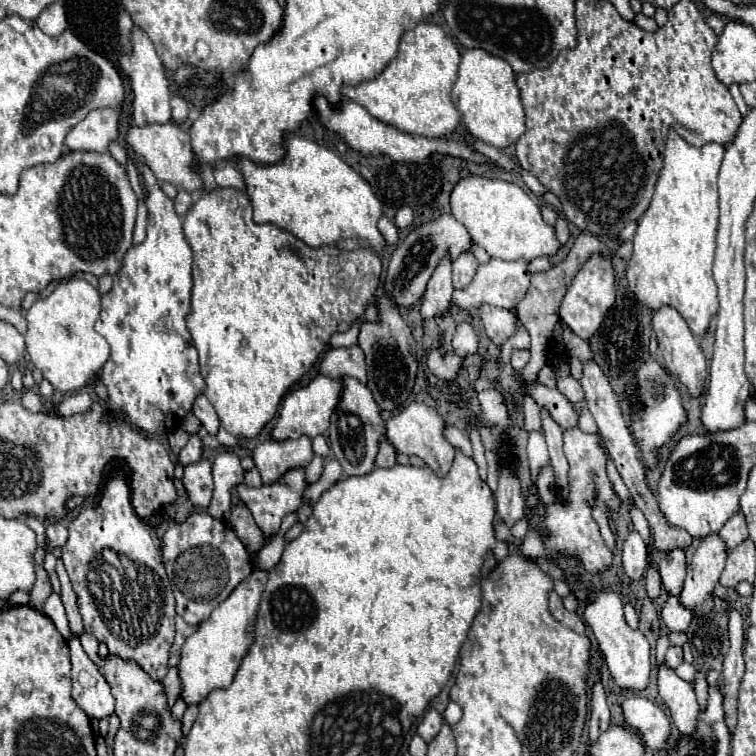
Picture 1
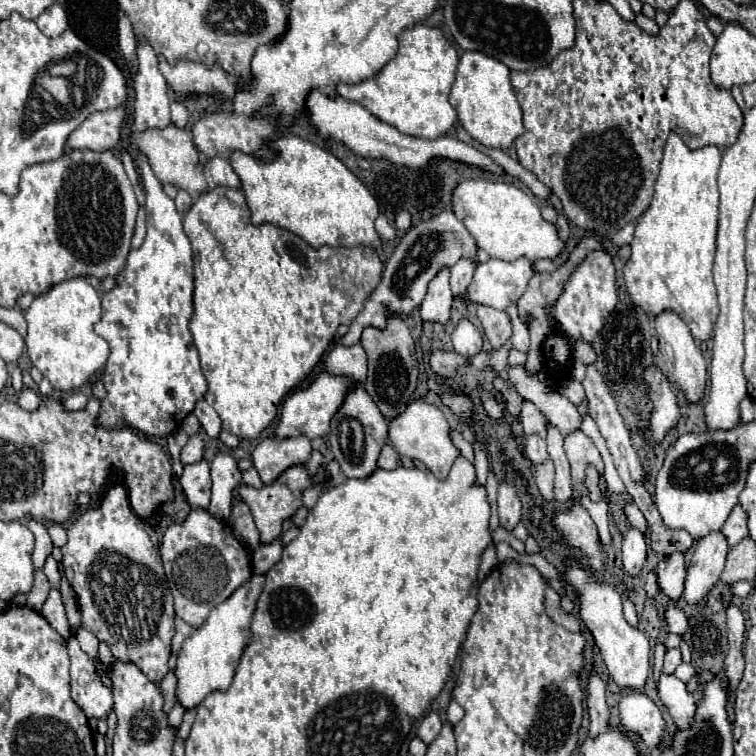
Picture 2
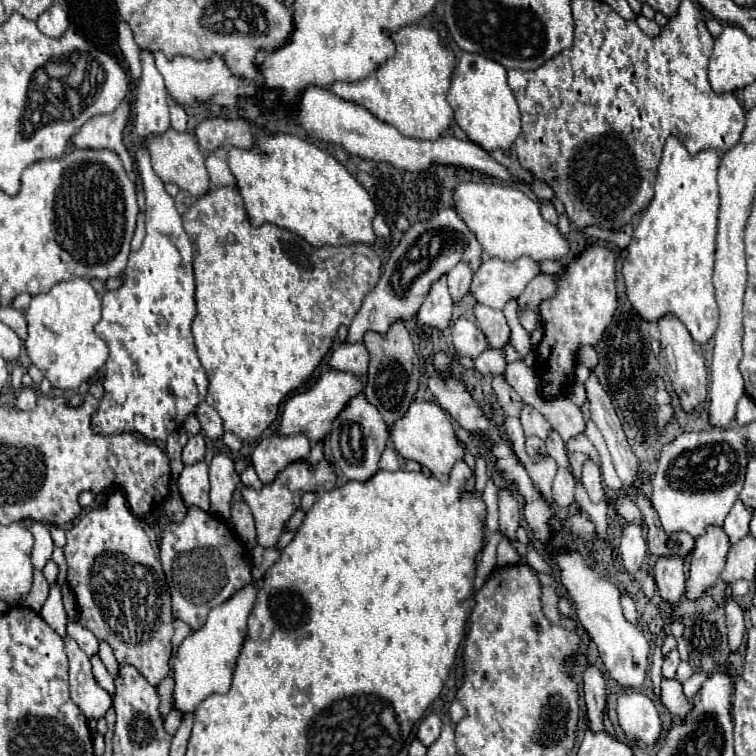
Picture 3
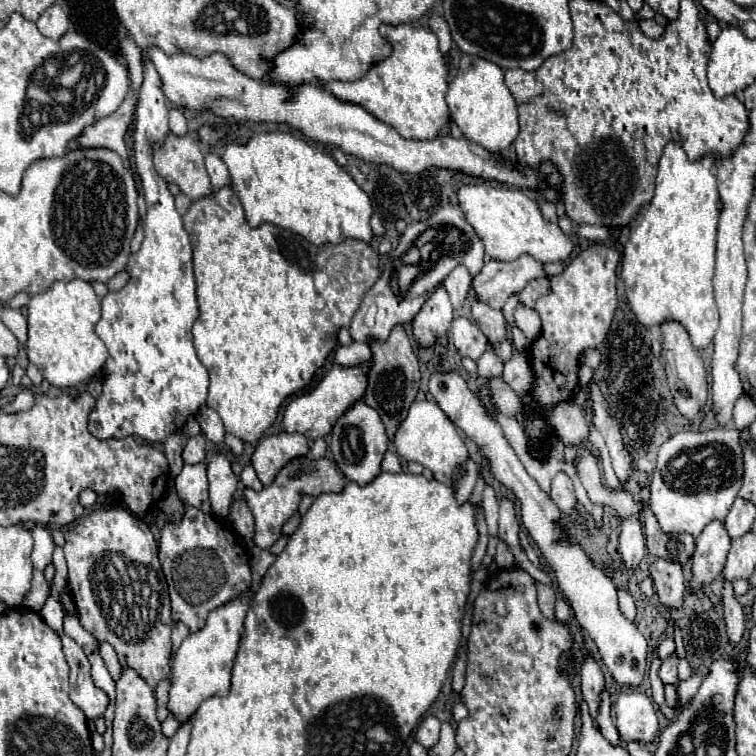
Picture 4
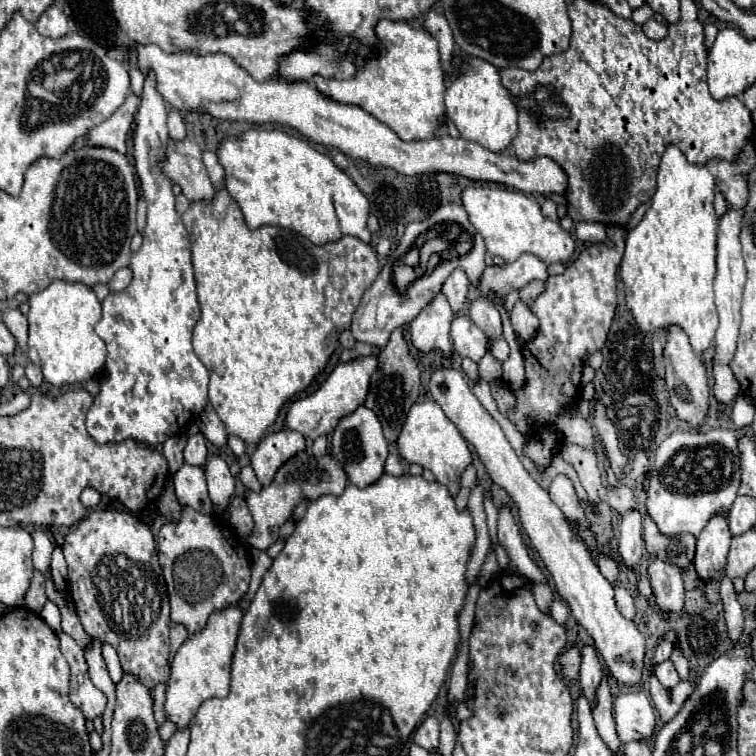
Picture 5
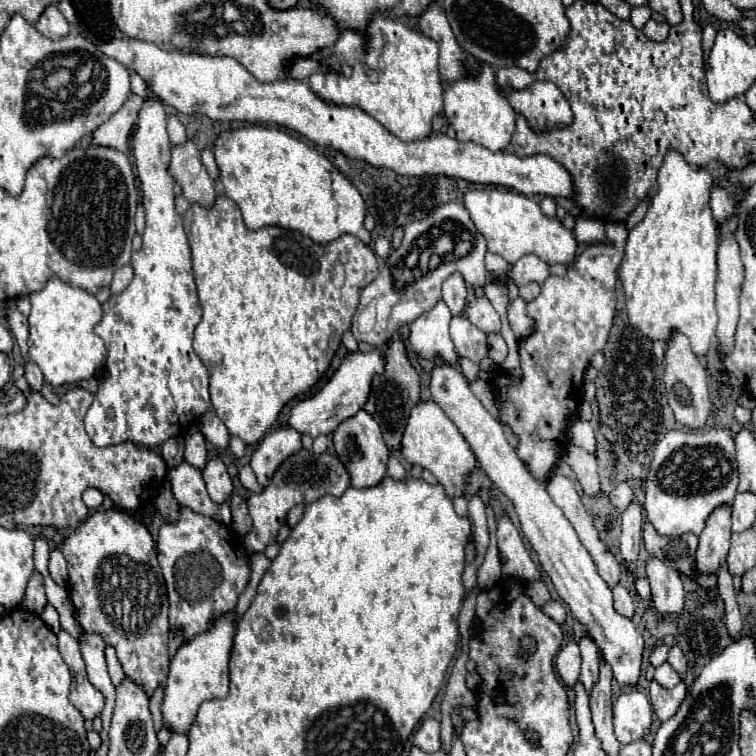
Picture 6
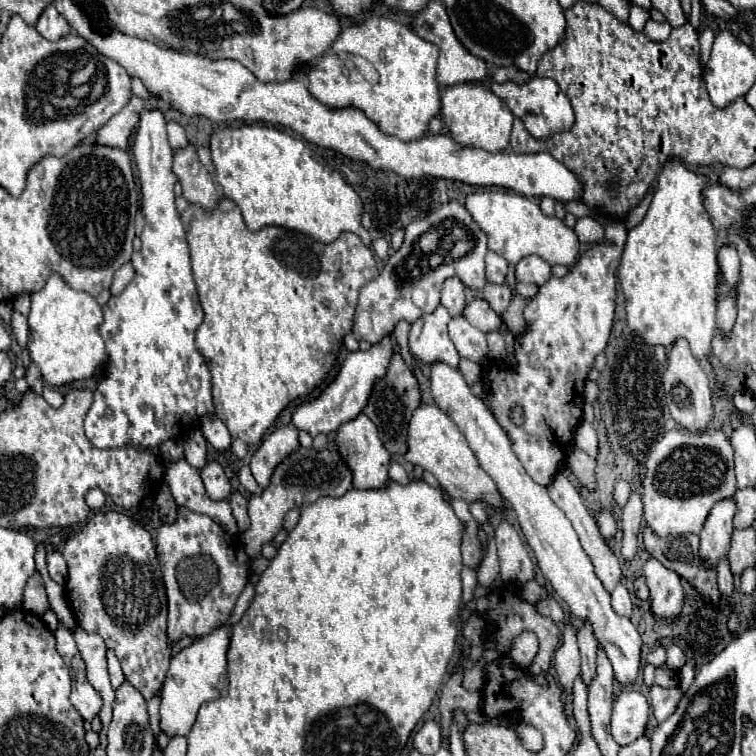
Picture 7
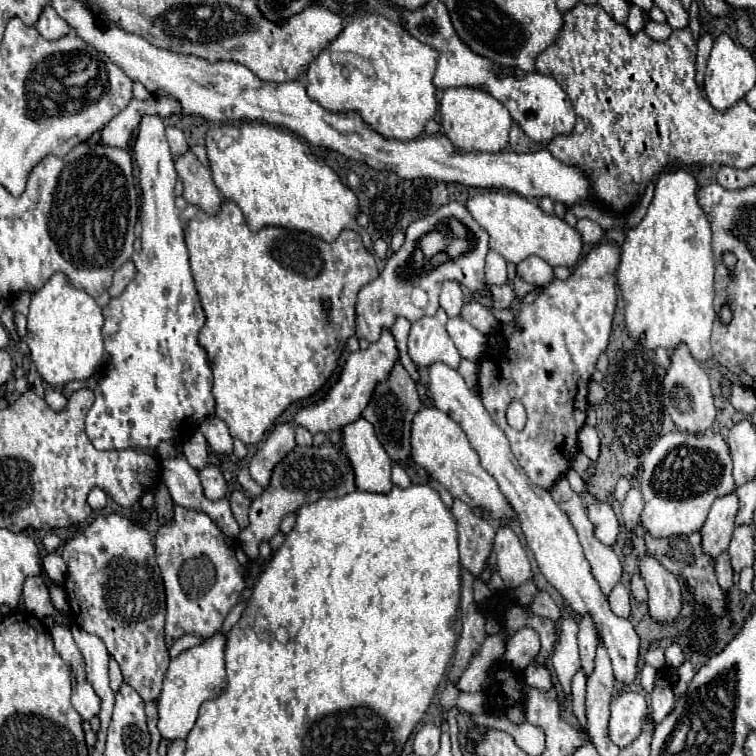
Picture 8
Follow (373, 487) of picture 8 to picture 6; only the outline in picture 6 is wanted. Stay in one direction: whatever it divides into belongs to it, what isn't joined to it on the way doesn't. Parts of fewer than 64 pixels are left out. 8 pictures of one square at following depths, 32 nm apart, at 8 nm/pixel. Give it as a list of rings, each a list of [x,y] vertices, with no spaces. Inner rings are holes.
[[[360,410],[356,416],[344,420],[336,428],[334,450],[340,456],[340,460],[344,462],[346,470],[350,472],[354,488],[372,488],[372,486],[378,486],[386,478],[390,450],[384,446],[384,440],[380,438],[380,426],[376,426],[374,418],[368,412]]]

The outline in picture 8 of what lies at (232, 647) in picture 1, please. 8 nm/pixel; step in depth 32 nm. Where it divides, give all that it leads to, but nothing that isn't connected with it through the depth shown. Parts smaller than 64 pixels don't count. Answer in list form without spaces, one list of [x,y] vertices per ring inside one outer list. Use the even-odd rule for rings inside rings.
[[[214,634],[212,638],[204,640],[204,644],[184,650],[180,656],[176,656],[170,662],[158,698],[158,730],[168,744],[172,744],[174,740],[184,740],[196,724],[200,704],[224,692],[226,686],[224,642],[226,638],[222,634]]]

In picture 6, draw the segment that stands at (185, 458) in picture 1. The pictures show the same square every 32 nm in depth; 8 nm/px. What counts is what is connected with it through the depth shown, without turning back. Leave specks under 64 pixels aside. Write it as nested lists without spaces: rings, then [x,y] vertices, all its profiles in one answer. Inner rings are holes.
[[[194,432],[186,438],[186,450],[184,450],[184,460],[196,468],[206,466],[206,440],[200,432]]]

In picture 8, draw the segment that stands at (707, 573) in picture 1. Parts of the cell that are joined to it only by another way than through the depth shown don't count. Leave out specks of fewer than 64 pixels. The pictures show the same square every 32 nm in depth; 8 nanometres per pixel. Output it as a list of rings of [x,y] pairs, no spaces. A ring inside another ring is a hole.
[[[730,492],[726,496],[720,496],[714,500],[708,520],[702,526],[702,550],[716,558],[720,552],[724,552],[730,544],[732,530],[734,530],[734,518],[738,512],[738,496],[736,492]]]

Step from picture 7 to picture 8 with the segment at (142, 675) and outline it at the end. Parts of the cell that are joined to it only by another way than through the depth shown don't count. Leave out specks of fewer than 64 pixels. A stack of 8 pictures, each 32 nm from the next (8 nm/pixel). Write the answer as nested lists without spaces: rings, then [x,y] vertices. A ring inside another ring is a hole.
[[[118,514],[98,516],[82,534],[66,542],[62,552],[62,558],[68,566],[68,578],[64,582],[64,588],[68,592],[70,610],[76,624],[88,634],[96,634],[98,638],[102,638],[108,648],[108,654],[118,662],[124,682],[130,684],[144,702],[158,700],[162,690],[162,678],[170,662],[168,650],[164,646],[164,586],[155,557],[150,534]]]

